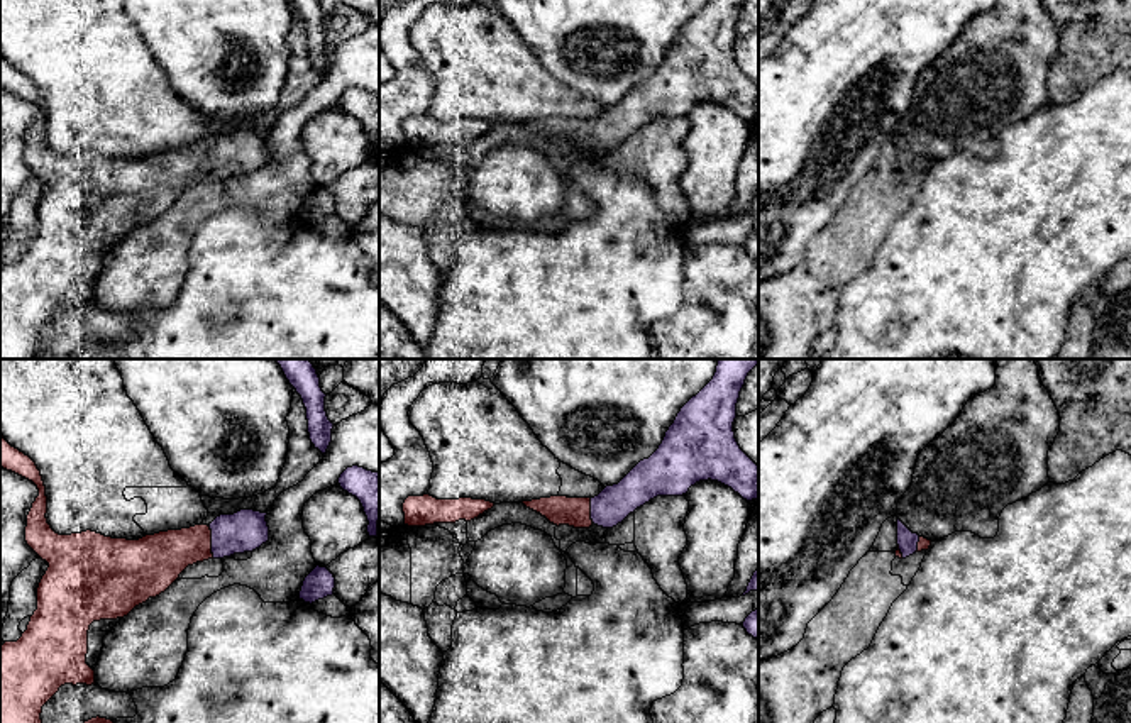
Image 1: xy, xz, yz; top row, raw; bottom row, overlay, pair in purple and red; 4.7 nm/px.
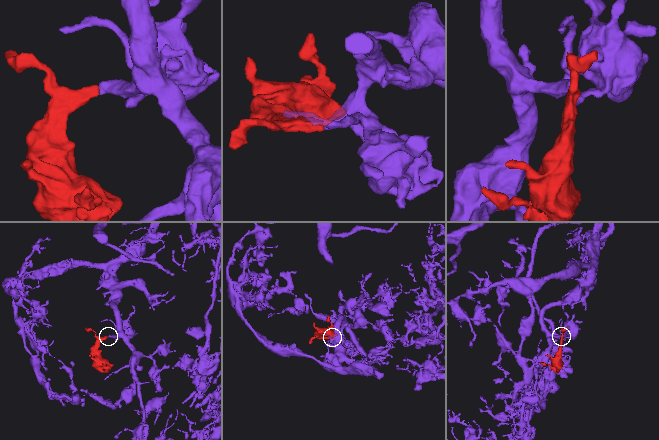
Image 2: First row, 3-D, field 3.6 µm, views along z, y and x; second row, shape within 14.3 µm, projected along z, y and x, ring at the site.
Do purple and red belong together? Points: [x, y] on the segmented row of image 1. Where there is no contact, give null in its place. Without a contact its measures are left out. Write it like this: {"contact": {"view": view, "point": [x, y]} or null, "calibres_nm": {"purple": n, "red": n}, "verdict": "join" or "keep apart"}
{"contact": {"view": "xy", "point": [212, 542]}, "calibres_nm": {"purple": 200, "red": 220}, "verdict": "join"}

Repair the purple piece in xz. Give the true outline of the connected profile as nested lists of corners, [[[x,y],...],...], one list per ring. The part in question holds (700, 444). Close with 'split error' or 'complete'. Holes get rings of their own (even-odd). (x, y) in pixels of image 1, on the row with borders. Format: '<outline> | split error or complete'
[[[718,359],[713,379],[677,413],[659,449],[618,484],[594,498],[521,501],[554,525],[613,528],[657,496],[682,496],[699,481],[718,481],[743,499],[759,498],[759,466],[740,449],[733,422],[748,373],[759,359]]] | split error

